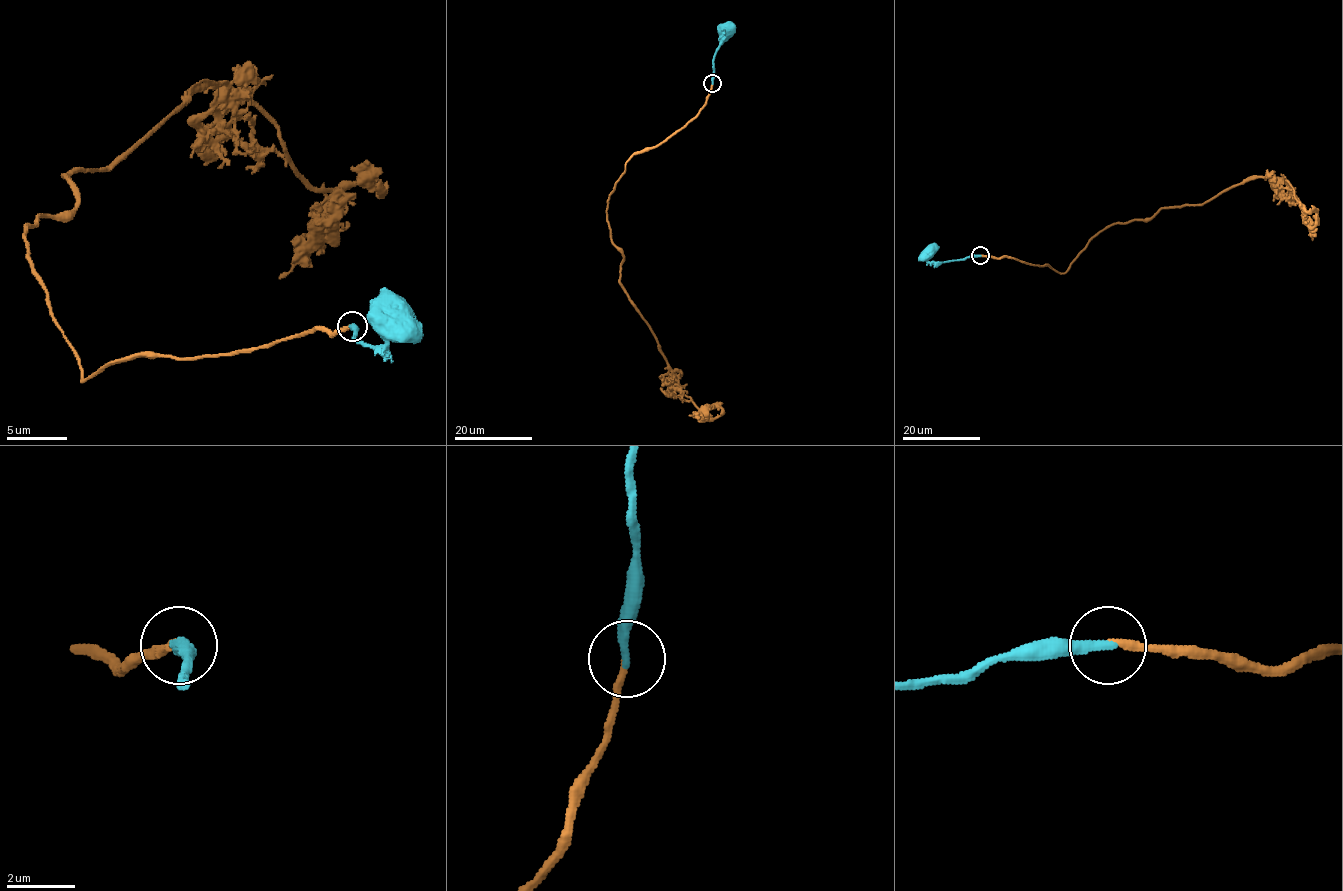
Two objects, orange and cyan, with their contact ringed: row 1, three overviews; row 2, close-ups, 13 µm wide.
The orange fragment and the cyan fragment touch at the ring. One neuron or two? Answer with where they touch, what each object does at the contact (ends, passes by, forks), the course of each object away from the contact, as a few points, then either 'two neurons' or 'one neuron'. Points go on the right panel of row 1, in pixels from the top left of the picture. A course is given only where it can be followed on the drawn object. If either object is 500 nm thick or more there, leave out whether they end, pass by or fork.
at (980, 255); orange ends there; cyan ends there; orange runs (980, 255), (1064, 273), (1111, 225), (1202, 205), (1258, 177), (1315, 212), (1312, 240); cyan runs (980, 255), (932, 262), (927, 260), (927, 252); one neuron

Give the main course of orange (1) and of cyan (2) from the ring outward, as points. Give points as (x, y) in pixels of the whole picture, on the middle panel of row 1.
1: (713, 83), (693, 118), (625, 163), (606, 214), (623, 257), (620, 285), (681, 397), (708, 418), (688, 415)
2: (713, 83), (714, 55), (723, 35), (722, 30), (726, 30)

